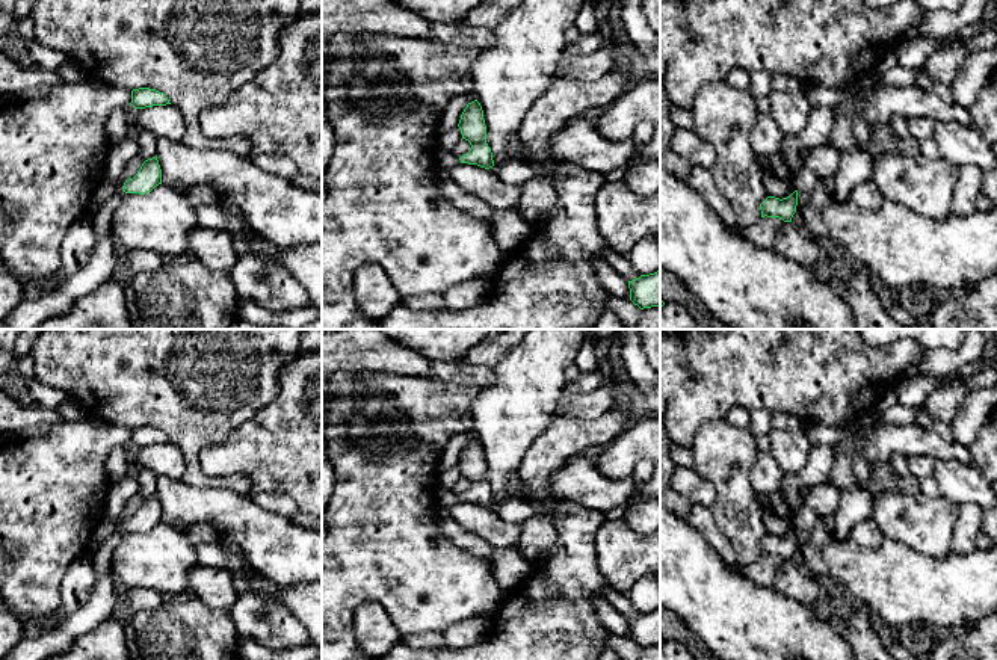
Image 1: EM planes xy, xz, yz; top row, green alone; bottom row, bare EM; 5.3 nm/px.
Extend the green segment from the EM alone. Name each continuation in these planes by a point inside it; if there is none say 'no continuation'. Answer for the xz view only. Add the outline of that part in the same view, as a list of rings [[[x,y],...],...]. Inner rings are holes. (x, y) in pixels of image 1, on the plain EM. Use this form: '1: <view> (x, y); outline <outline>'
no continuation

